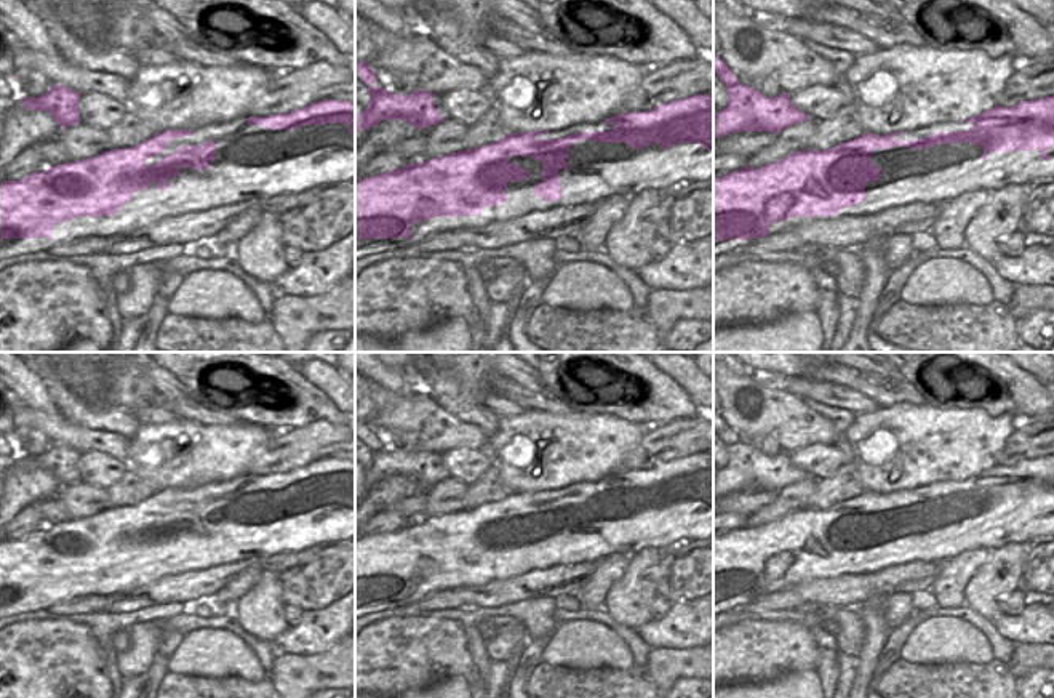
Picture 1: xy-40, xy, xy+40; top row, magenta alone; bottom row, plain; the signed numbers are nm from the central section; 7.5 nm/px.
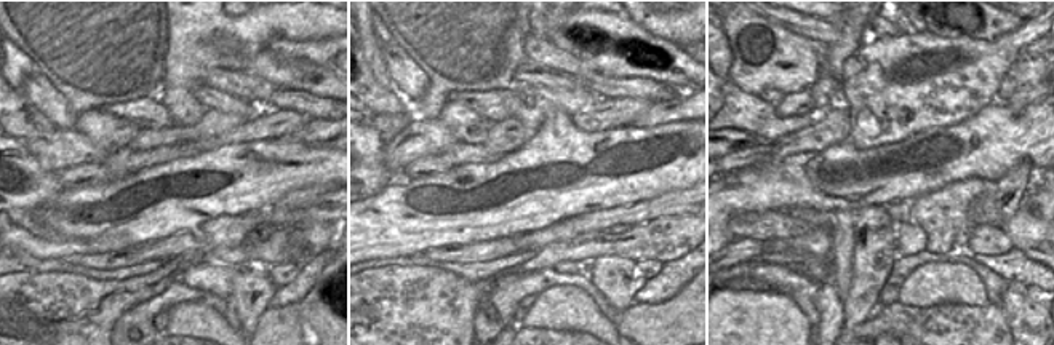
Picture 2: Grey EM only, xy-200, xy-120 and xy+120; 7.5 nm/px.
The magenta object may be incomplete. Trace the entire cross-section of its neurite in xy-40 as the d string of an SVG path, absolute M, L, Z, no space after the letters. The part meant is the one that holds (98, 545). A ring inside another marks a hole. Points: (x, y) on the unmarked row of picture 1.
M166 488L128 507L104 509L91 517L35 530L21 540L0 541L0 600L3 597L40 596L54 599L51 591L61 580L72 580L77 575L99 576L115 573L128 559L134 557L134 549L147 549L150 540L158 544L160 551L170 546L171 536L181 533L181 525L210 528L210 522L216 514L214 499L202 501L200 504L182 504L150 525L146 522L152 514L162 514L173 496L192 493L190 488Z

